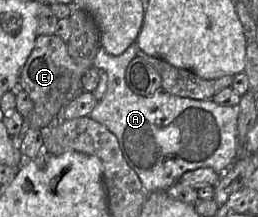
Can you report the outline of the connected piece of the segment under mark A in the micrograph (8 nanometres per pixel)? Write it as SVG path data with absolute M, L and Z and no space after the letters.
M132 43L123 53L114 56L100 48L93 67L103 69L108 75L108 87L104 97L98 101L90 113L90 118L104 125L119 142L122 154L128 165L138 175L148 193L166 192L185 172L198 168L212 168L220 175L227 170L238 157L238 117L240 106L222 106L213 100L196 100L179 97L164 90L151 96L135 94L127 85L125 73L129 63L139 56L139 45Z

